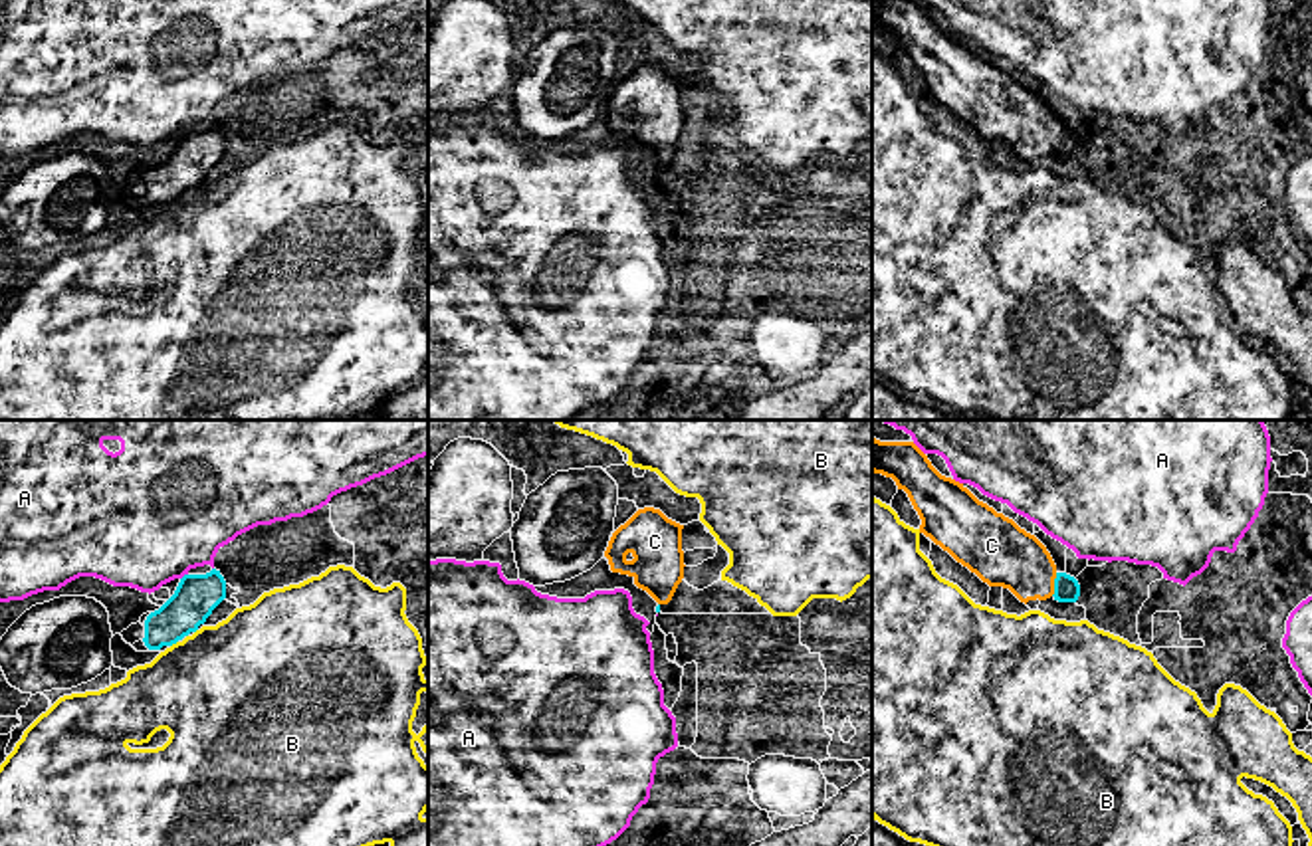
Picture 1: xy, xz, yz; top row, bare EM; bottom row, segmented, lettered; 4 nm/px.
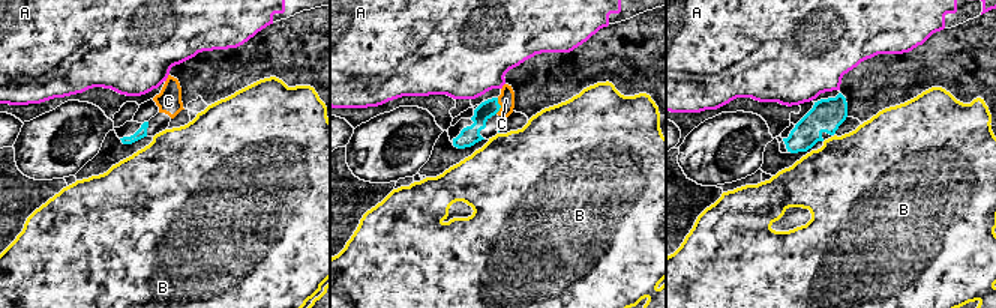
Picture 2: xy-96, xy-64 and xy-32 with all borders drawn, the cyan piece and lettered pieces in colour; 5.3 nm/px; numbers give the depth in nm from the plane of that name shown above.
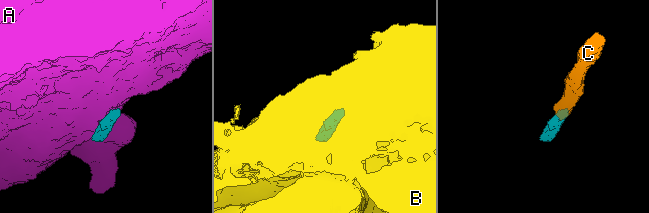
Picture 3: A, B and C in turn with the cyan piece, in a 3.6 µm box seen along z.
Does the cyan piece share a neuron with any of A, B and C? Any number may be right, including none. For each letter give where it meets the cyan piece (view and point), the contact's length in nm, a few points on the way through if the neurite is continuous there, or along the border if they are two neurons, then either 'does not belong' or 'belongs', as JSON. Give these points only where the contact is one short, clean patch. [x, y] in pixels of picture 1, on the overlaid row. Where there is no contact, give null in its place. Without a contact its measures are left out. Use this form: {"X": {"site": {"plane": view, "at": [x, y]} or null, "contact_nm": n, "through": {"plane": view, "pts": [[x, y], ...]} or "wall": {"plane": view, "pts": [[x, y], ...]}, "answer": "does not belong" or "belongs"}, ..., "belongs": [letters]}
{"A": {"site": {"plane": "xy", "at": [183, 577]}, "contact_nm": 40, "answer": "does not belong"}, "B": {"site": {"plane": "xy", "at": [173, 642]}, "contact_nm": 40, "wall": {"plane": "xy", "pts": [[177, 640], [171, 646]]}, "answer": "does not belong"}, "C": {"site": {"plane": "yz", "at": [1055, 585]}, "contact_nm": 100, "through": {"plane": "yz", "pts": [[1067, 589], [1055, 585], [1005, 555]]}, "answer": "belongs"}, "belongs": ["C"]}

